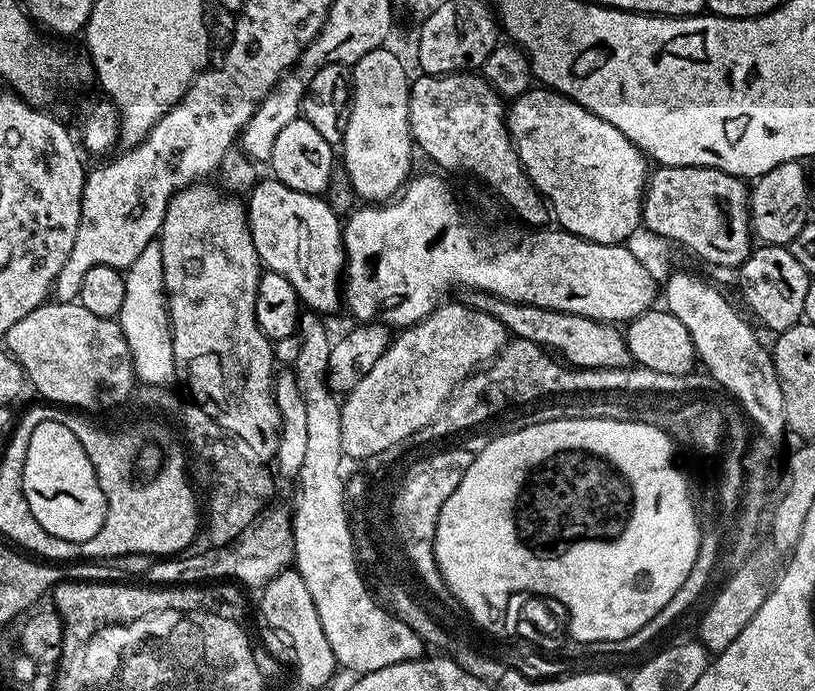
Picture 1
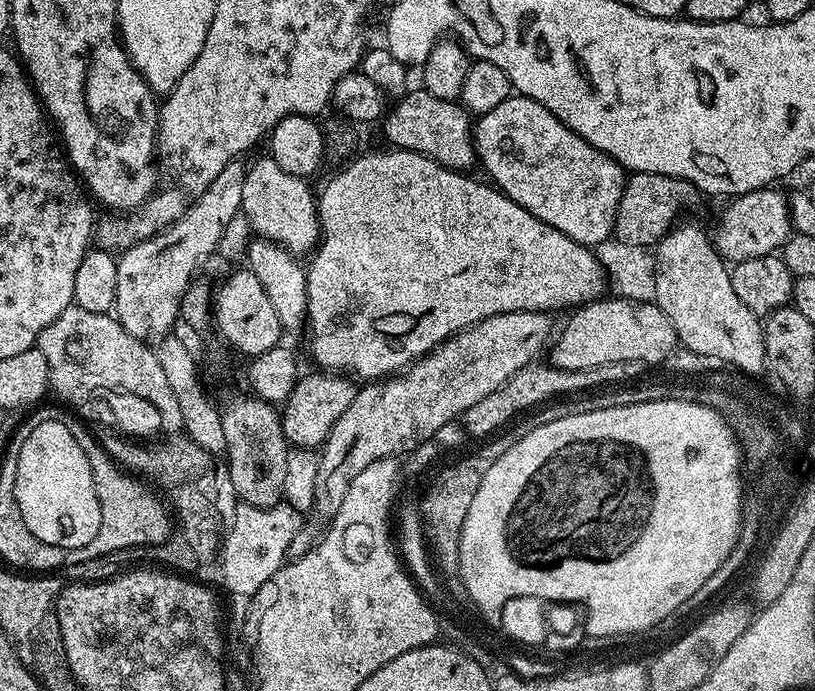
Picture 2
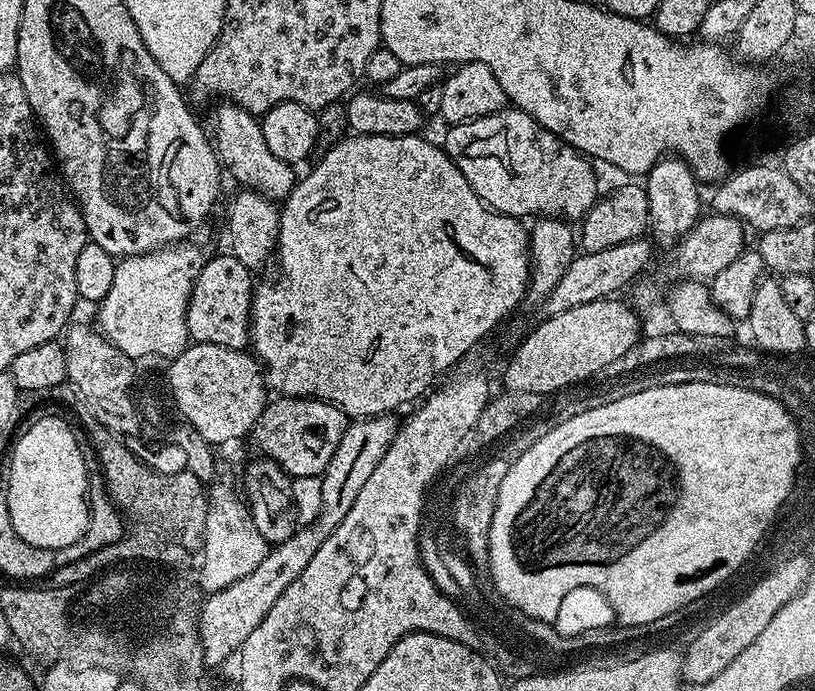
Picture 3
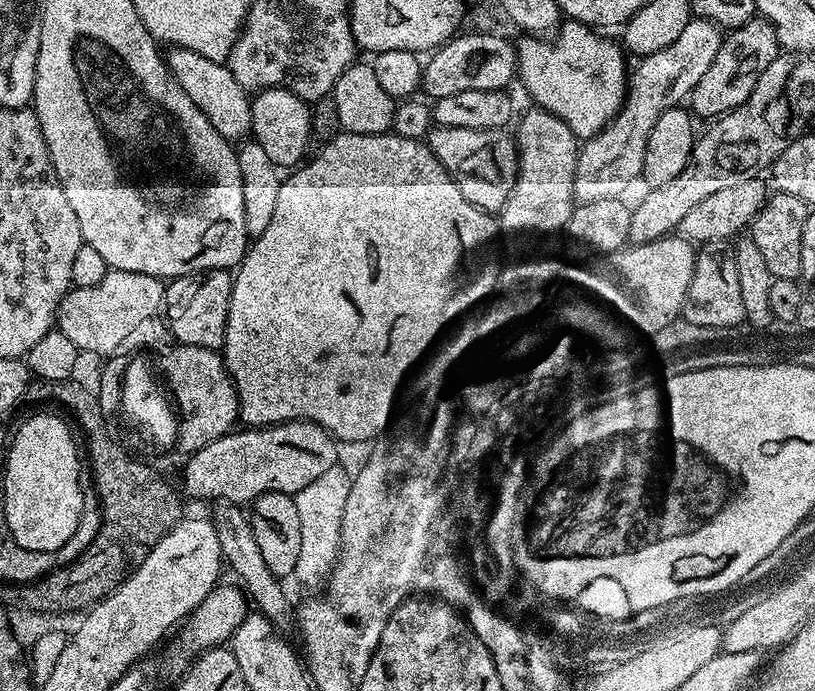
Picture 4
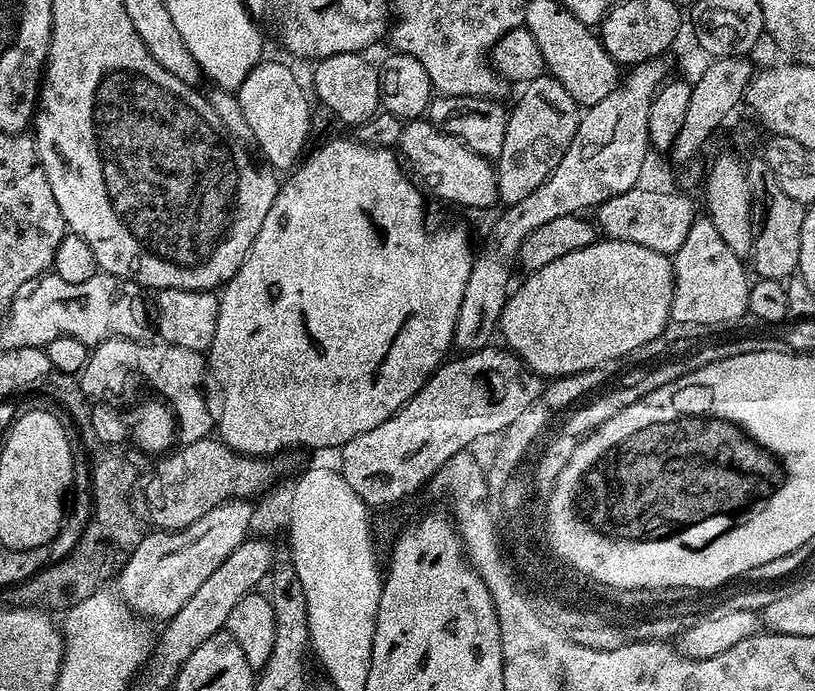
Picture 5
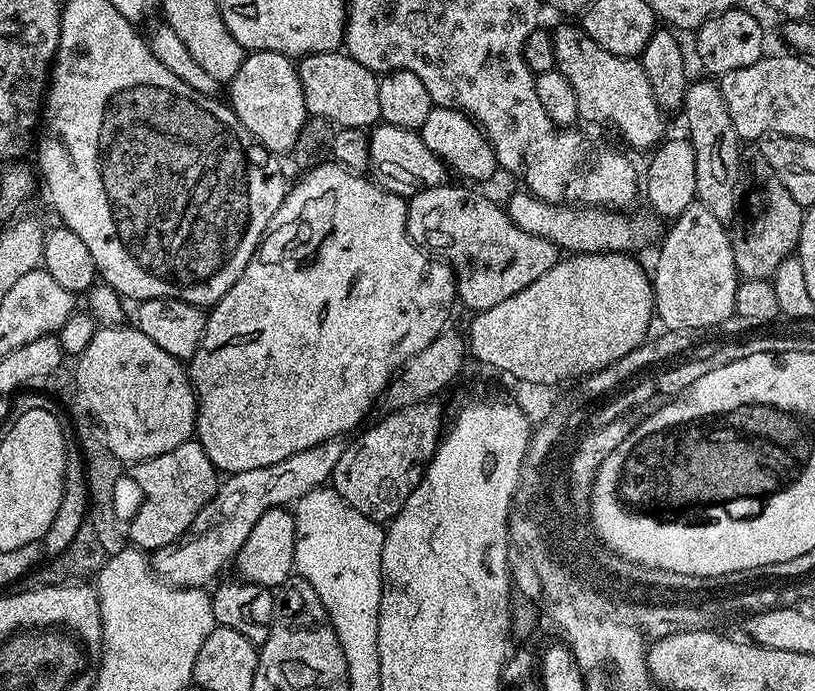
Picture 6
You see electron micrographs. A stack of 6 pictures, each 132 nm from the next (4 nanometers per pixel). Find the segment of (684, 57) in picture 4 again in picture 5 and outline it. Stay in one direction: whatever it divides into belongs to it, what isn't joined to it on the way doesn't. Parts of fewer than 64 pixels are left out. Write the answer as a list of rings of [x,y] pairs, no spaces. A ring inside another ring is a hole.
[[[657,58],[631,65],[613,92],[581,113],[574,139],[547,182],[521,202],[509,204],[502,210],[481,248],[473,255],[470,278],[455,320],[453,345],[460,348],[459,351],[470,353],[491,345],[501,310],[510,295],[508,264],[517,261],[521,246],[534,230],[556,218],[577,215],[586,208],[595,209],[602,202],[636,187],[644,156],[650,151],[650,106],[660,85],[670,76],[666,61]]]

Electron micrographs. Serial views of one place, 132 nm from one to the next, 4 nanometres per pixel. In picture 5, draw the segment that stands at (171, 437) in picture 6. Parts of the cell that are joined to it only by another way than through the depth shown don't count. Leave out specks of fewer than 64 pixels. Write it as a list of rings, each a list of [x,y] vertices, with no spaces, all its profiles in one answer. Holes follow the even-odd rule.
[[[123,336],[107,340],[101,344],[95,345],[88,353],[86,366],[78,374],[80,388],[88,396],[98,396],[100,398],[103,392],[120,392],[124,388],[124,383],[131,376],[141,376],[154,391],[161,401],[171,409],[175,416],[176,427],[178,429],[178,440],[181,445],[193,444],[199,440],[209,439],[211,430],[214,428],[214,412],[208,409],[208,400],[204,397],[204,376],[206,380],[206,356],[203,352],[194,350],[182,350],[182,346],[174,346],[163,342],[148,344],[138,340],[130,340]]]

